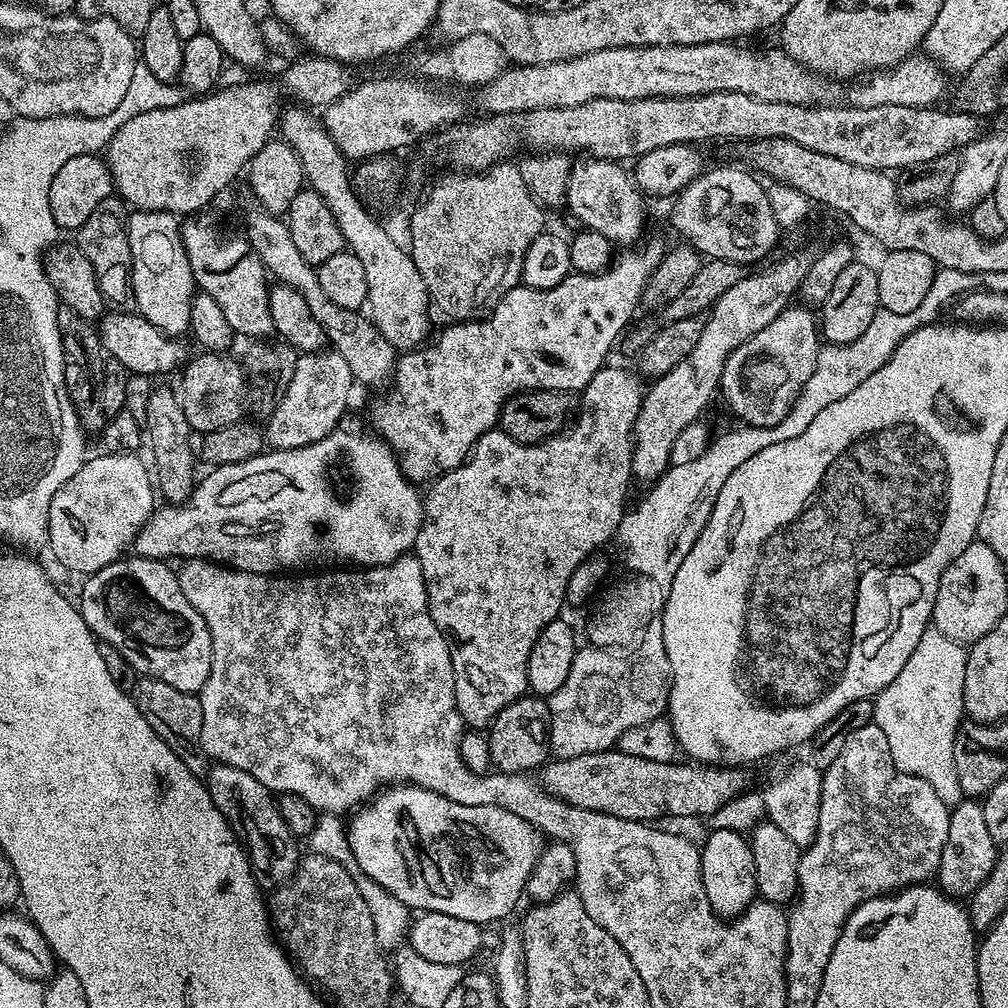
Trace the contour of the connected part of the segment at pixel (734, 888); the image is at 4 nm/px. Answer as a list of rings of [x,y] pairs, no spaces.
[[[713,828],[708,834],[700,848],[702,886],[706,886],[706,898],[710,898],[710,906],[717,916],[741,916],[758,896],[752,845],[745,833],[732,829]]]

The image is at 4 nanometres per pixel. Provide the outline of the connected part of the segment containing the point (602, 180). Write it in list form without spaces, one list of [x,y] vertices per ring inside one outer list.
[[[580,158],[573,163],[568,179],[566,208],[572,211],[573,218],[581,220],[587,231],[602,234],[616,246],[635,245],[632,243],[644,232],[645,197],[638,191],[629,169],[627,172],[624,168],[627,167],[614,160]]]

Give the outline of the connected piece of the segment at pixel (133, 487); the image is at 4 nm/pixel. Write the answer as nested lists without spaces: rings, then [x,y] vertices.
[[[127,452],[99,455],[93,460],[85,459],[78,474],[50,502],[47,547],[52,548],[57,562],[72,572],[91,574],[121,559],[135,545],[136,535],[158,504],[149,465],[145,461],[144,465],[139,455]]]

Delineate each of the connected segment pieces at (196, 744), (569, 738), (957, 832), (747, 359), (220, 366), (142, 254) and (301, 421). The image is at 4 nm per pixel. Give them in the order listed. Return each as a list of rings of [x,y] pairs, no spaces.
[[[146,676],[137,683],[134,699],[146,722],[150,722],[154,734],[158,734],[158,738],[162,738],[162,742],[166,742],[166,746],[170,746],[170,750],[174,750],[174,754],[182,758],[186,770],[190,770],[195,776],[207,777],[210,761],[202,746],[202,706],[199,695],[174,690],[174,686],[153,676]]]
[[[659,627],[648,628],[644,644],[638,646],[638,650],[631,654],[613,654],[599,650],[593,651],[588,646],[581,647],[574,658],[574,666],[570,666],[570,675],[566,677],[566,682],[562,682],[562,686],[558,686],[558,690],[554,690],[554,694],[547,697],[548,709],[550,710],[550,742],[548,746],[551,755],[557,760],[565,760],[566,758],[578,758],[582,754],[590,754],[591,752],[609,751],[619,741],[620,736],[626,734],[626,730],[634,730],[634,726],[642,726],[646,722],[654,722],[661,719],[668,711],[668,691],[671,689],[672,667],[670,666],[670,658],[666,658],[666,646],[662,642],[662,634]]]
[[[961,799],[960,803],[951,805],[948,817],[950,830],[946,830],[946,846],[942,846],[942,862],[938,866],[936,876],[939,887],[946,895],[968,898],[982,886],[990,870],[994,868],[998,845],[994,838],[990,838],[984,806],[979,799]]]
[[[789,306],[766,330],[758,330],[758,334],[733,350],[722,370],[718,396],[740,419],[737,421],[753,428],[769,428],[786,418],[798,394],[816,373],[816,336],[818,340],[818,320],[813,309]]]
[[[207,350],[199,354],[201,356],[196,356],[193,360],[191,357],[183,365],[184,381],[178,387],[180,404],[184,407],[193,433],[213,432],[222,426],[241,423],[243,416],[240,415],[246,412],[246,373],[241,361],[231,360],[228,354]]]
[[[136,210],[128,217],[128,241],[132,255],[132,289],[136,299],[135,311],[142,318],[146,318],[146,322],[150,322],[150,326],[158,326],[158,330],[162,330],[173,338],[183,337],[183,332],[185,335],[189,331],[190,306],[198,291],[196,279],[190,270],[190,258],[186,254],[182,242],[181,227],[181,221],[175,212]]]
[[[335,350],[297,355],[296,369],[287,380],[288,385],[285,388],[283,385],[279,393],[276,409],[266,417],[264,439],[272,450],[294,450],[326,438],[345,419],[344,411],[354,389],[350,366],[346,366],[346,358]]]

